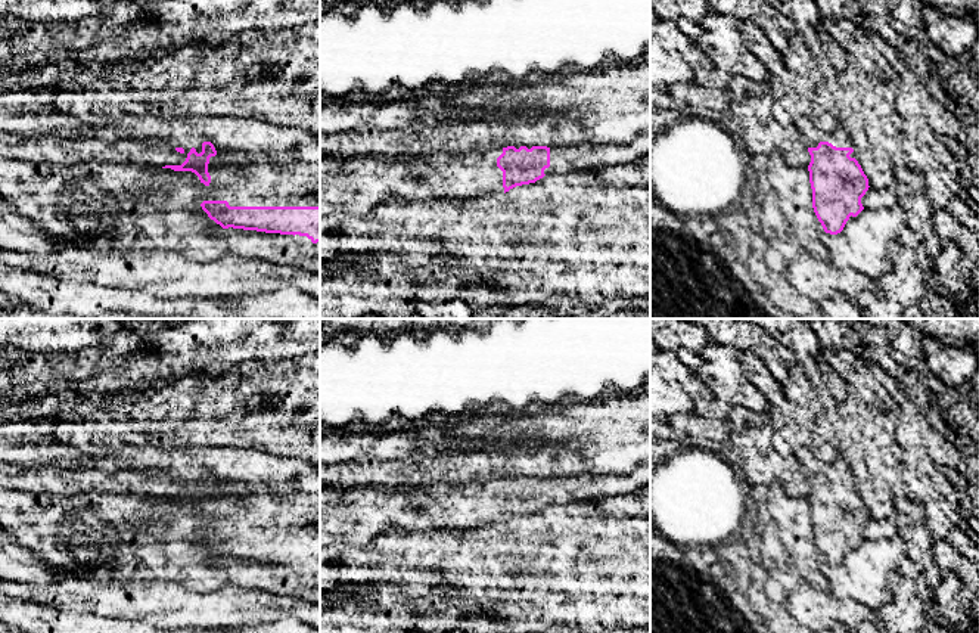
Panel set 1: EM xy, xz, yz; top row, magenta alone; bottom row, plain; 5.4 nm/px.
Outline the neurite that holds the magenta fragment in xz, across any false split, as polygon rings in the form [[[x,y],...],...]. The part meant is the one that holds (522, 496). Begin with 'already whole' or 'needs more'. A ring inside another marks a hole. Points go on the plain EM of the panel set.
needs more | [[[650,463],[624,477],[587,472],[550,478],[507,477],[467,484],[436,482],[426,487],[366,484],[345,488],[320,484],[320,546],[329,543],[363,546],[391,530],[464,531],[473,527],[491,527],[506,524],[516,516],[535,513],[547,505],[628,494],[647,484],[650,484]]]

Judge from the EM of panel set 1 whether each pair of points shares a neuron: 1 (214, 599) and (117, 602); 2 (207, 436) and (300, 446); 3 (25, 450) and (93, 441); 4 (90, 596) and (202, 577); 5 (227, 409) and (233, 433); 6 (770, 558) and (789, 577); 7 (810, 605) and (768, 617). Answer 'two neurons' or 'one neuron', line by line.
1: one neuron
2: one neuron
3: one neuron
4: two neurons
5: two neurons
6: one neuron
7: two neurons

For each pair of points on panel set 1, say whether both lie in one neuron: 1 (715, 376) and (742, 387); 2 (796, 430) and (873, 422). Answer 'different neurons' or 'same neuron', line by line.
1: same neuron
2: different neurons

